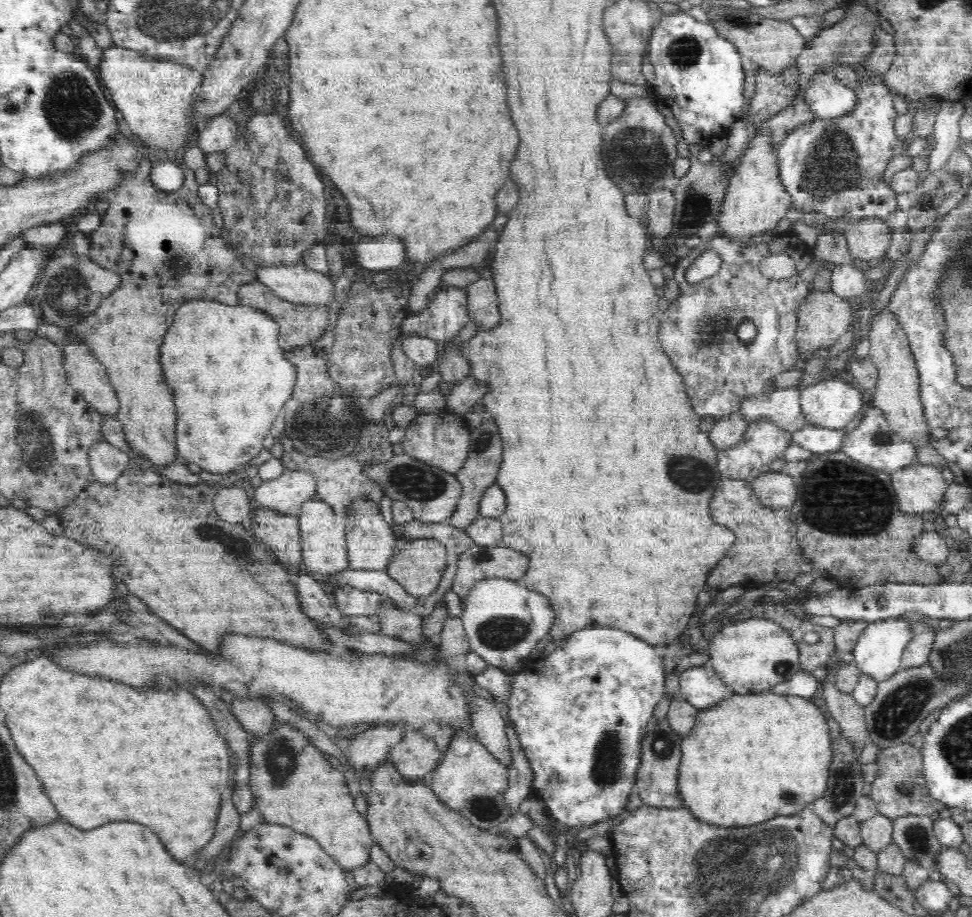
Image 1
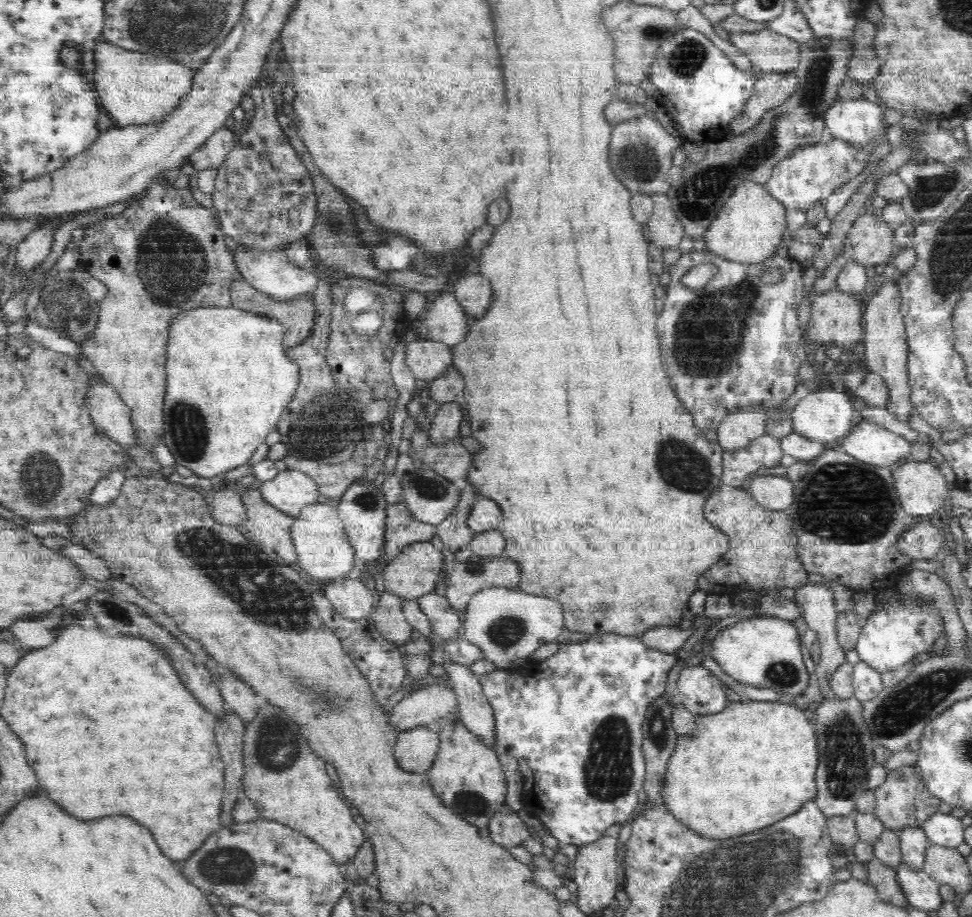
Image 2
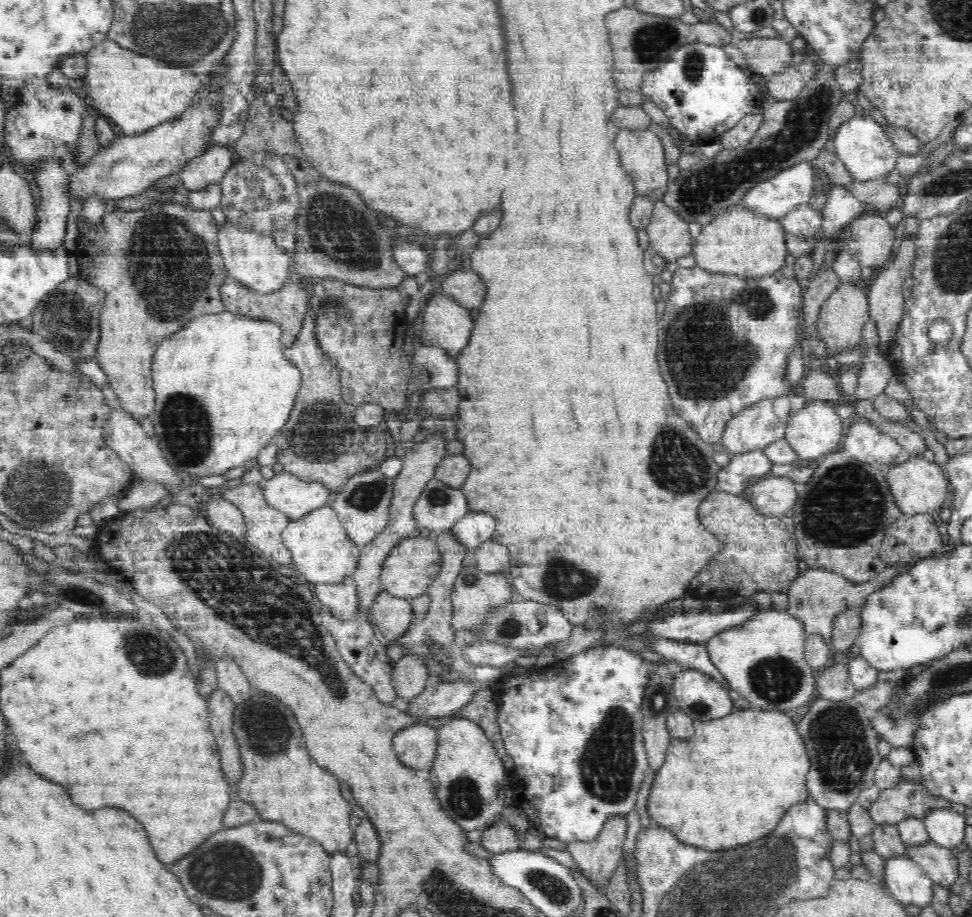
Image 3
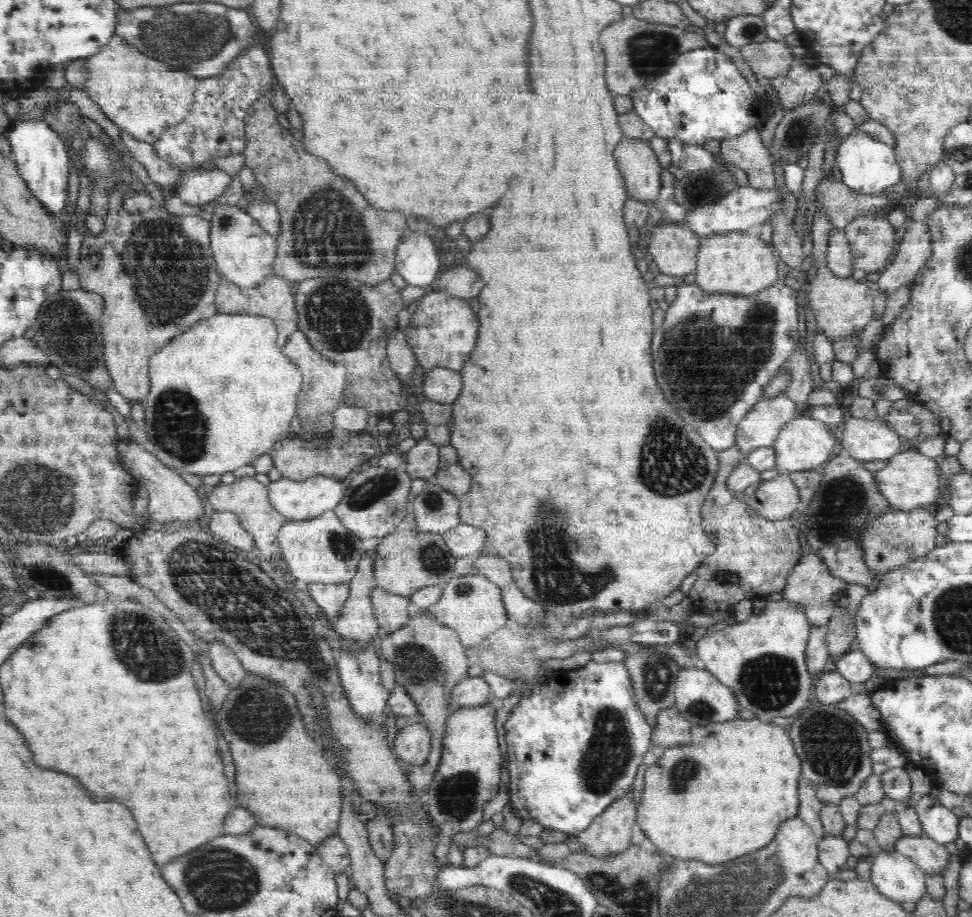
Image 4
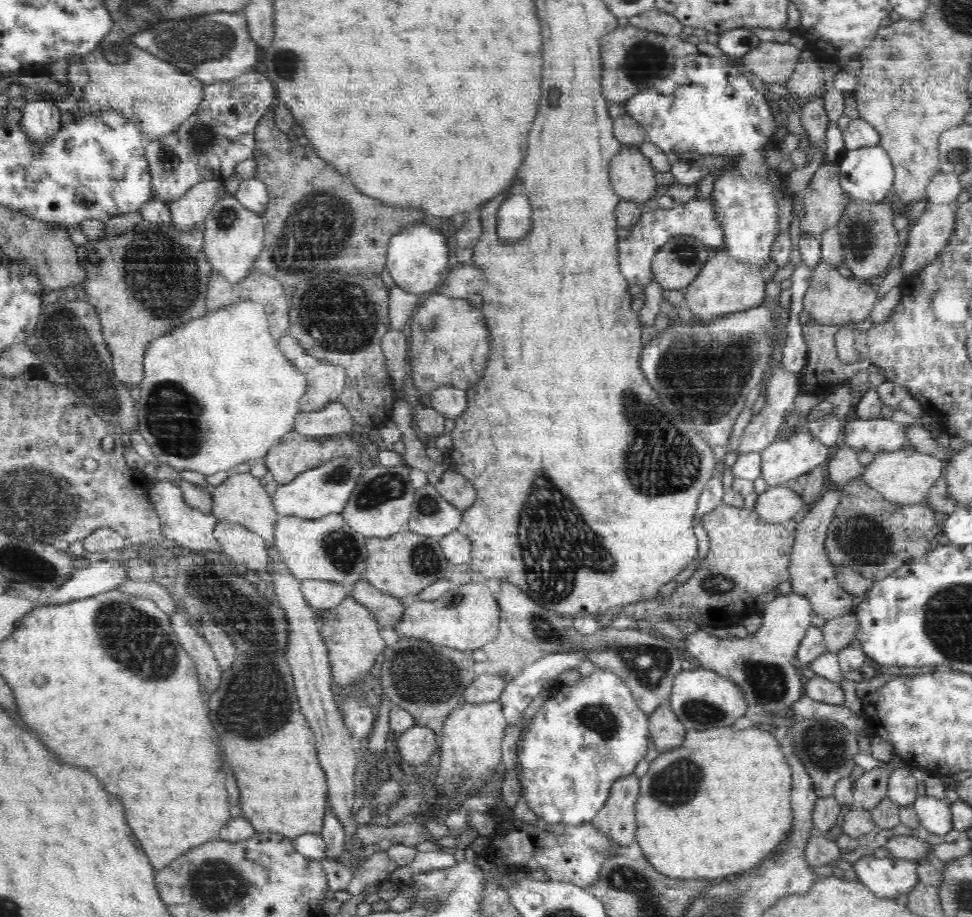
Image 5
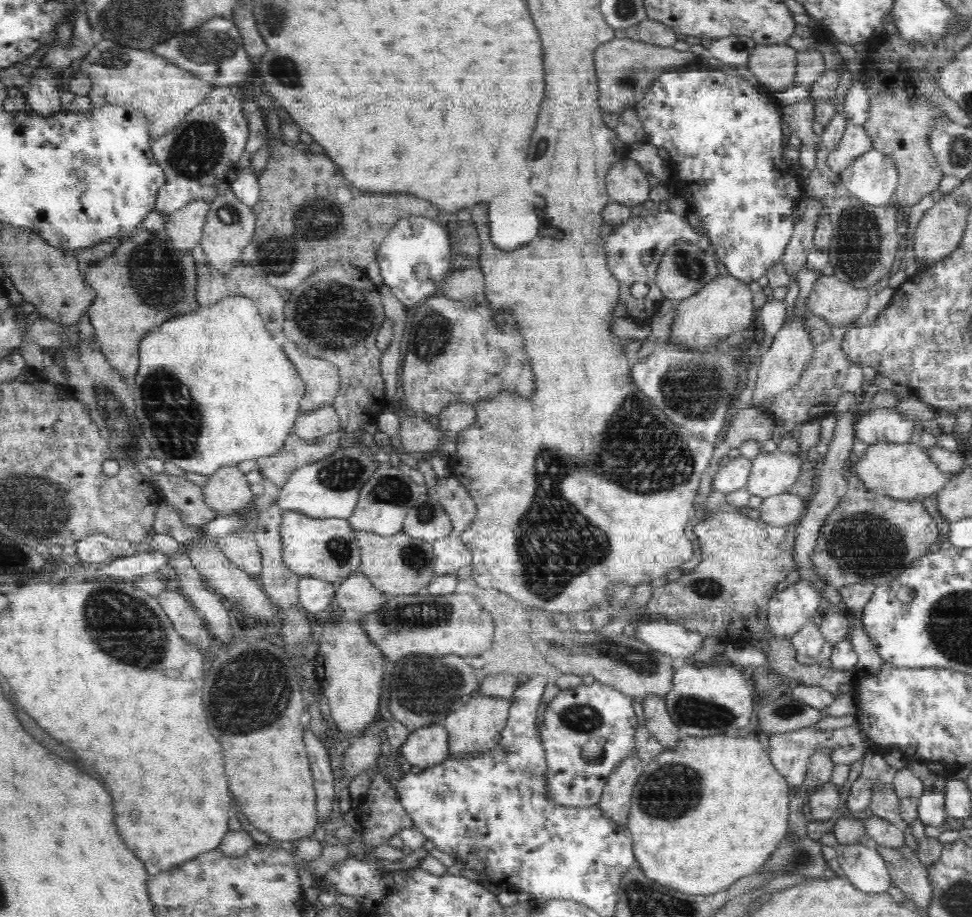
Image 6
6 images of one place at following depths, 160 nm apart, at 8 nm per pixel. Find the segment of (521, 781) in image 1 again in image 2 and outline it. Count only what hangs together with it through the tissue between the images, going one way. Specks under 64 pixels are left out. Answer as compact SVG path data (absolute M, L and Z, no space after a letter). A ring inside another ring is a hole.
M506 804L489 820L487 828L493 843L504 848L520 846L524 840L531 838L526 824L518 817L518 812L509 809Z

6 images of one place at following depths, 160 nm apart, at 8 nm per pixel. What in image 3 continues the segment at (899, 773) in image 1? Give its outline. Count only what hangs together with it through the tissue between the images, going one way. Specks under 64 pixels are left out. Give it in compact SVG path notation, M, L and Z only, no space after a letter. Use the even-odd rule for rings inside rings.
M904 778L900 784L881 792L878 801L867 808L876 824L898 824L906 817L922 820L933 808L950 808L952 802L936 798L927 792L925 786Z

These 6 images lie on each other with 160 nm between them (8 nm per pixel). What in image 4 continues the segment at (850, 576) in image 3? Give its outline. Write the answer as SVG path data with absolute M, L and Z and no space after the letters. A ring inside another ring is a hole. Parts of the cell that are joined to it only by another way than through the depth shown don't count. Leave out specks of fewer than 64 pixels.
M838 451L820 469L820 488L815 490L808 508L806 526L801 524L807 544L835 577L852 584L874 586L879 577L865 563L864 545L861 544L862 528L866 528L865 524L870 519L890 509L890 504L878 490L875 473L868 471L862 461Z

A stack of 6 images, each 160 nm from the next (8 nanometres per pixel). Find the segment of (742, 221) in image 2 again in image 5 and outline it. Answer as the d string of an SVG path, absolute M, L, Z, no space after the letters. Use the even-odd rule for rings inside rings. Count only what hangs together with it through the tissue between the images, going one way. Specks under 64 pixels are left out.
M723 250L716 256L709 257L694 283L690 284L684 292L686 294L684 294L683 305L690 309L694 317L702 321L714 321L716 317L743 312L744 309L758 306L760 300L764 298L764 280L756 266L736 261L726 250Z

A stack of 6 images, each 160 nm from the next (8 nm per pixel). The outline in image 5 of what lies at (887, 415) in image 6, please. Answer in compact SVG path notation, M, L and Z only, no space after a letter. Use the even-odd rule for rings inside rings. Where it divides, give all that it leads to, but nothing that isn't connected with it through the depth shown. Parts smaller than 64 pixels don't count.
M882 416L871 419L856 418L842 425L841 438L856 451L898 451L907 446L904 426Z

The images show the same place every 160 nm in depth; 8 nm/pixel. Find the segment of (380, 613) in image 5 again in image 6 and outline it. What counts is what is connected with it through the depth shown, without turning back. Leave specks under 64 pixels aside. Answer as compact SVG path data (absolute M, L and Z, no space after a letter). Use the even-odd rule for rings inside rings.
M362 573L350 575L336 587L334 600L338 602L339 608L354 615L373 614L381 610L389 599Z

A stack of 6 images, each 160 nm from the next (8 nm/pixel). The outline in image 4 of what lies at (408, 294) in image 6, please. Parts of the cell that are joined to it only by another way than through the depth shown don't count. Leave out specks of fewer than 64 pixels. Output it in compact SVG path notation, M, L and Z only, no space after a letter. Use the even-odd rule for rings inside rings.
M426 232L407 234L398 245L395 272L411 286L428 287L440 272L441 258Z

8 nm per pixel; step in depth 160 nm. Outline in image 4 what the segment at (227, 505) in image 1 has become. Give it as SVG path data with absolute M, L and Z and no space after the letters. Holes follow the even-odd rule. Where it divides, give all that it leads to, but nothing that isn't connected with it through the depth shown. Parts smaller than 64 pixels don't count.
M215 511L209 522L210 533L226 540L237 550L249 552L257 556L257 548L253 536L246 531L233 512Z

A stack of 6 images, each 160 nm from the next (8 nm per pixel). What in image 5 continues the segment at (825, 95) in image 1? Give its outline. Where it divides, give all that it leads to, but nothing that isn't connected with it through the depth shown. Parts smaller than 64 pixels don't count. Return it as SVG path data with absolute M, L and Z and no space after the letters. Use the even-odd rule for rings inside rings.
M879 144L848 149L837 163L840 169L839 179L842 190L855 200L870 204L882 203L882 200L892 192L895 178L893 164L886 150Z

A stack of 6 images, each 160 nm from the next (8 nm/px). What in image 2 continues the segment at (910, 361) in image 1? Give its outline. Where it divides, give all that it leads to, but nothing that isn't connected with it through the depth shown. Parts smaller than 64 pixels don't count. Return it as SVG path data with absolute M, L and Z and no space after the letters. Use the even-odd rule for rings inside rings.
M886 280L881 286L875 288L875 293L865 304L863 315L862 346L865 353L864 366L872 373L879 374L886 384L889 392L886 409L894 418L907 423L913 404L910 401L910 382L908 366L908 343L905 333L905 323L900 309L900 291L895 281Z

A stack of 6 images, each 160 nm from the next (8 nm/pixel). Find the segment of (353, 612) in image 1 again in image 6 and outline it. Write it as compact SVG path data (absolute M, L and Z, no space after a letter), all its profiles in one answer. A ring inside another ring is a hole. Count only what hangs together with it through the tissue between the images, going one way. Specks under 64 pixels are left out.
M303 576L299 578L299 606L307 612L326 611L335 597L337 584L319 578Z

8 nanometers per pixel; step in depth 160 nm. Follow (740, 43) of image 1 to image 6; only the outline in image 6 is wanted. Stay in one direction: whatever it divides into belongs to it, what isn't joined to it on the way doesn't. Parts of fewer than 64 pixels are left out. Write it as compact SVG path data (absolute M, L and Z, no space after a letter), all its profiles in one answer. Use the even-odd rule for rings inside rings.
M786 43L758 44L750 54L747 68L763 87L783 91L795 84L797 51Z

